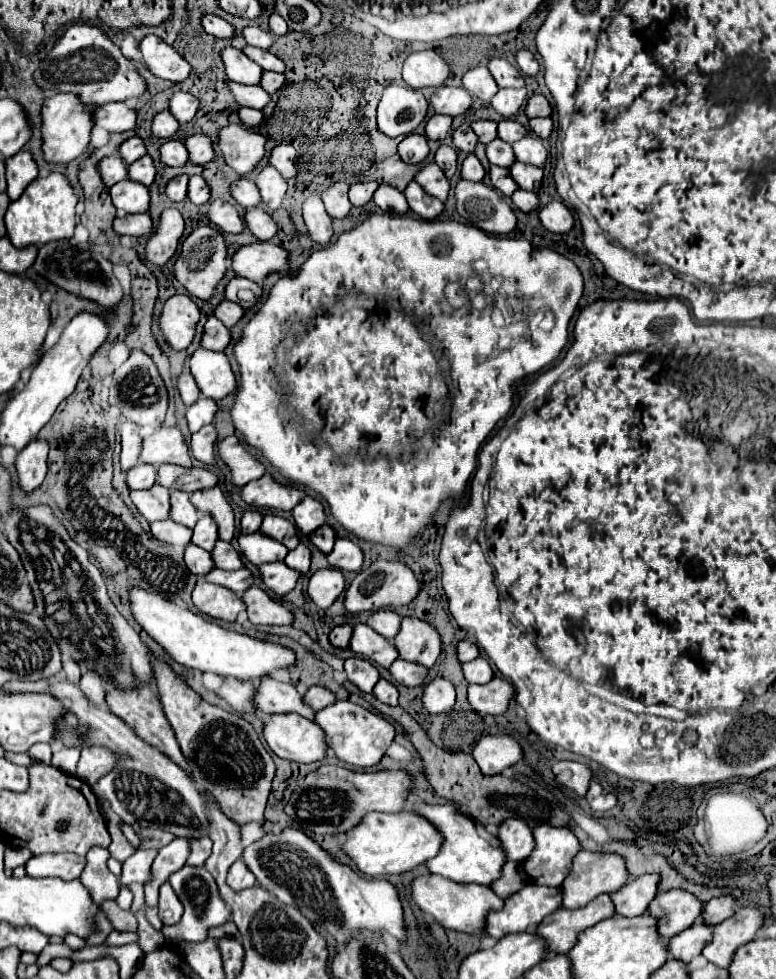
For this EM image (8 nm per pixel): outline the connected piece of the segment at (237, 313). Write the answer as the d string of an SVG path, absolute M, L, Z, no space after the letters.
M224 300L224 302L216 308L216 312L214 312L214 316L216 316L218 320L222 320L224 326L228 326L228 328L232 328L244 314L246 314L246 310L244 310L242 306L230 302L230 300Z

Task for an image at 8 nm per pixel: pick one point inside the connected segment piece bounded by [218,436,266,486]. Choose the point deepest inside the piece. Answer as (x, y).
(245, 467)

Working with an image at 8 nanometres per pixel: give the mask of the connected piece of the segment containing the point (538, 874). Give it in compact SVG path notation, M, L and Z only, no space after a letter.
M542 824L534 828L536 848L522 862L526 874L530 872L532 882L544 886L560 886L570 872L574 856L582 850L580 840L570 828L556 828Z

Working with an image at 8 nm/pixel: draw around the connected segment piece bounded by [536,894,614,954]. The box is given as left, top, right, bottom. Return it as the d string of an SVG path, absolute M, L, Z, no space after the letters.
M602 894L582 908L562 908L546 916L542 924L536 928L536 934L546 938L550 952L566 954L566 950L574 946L574 938L578 938L582 930L612 916L614 904L610 902L610 894Z

